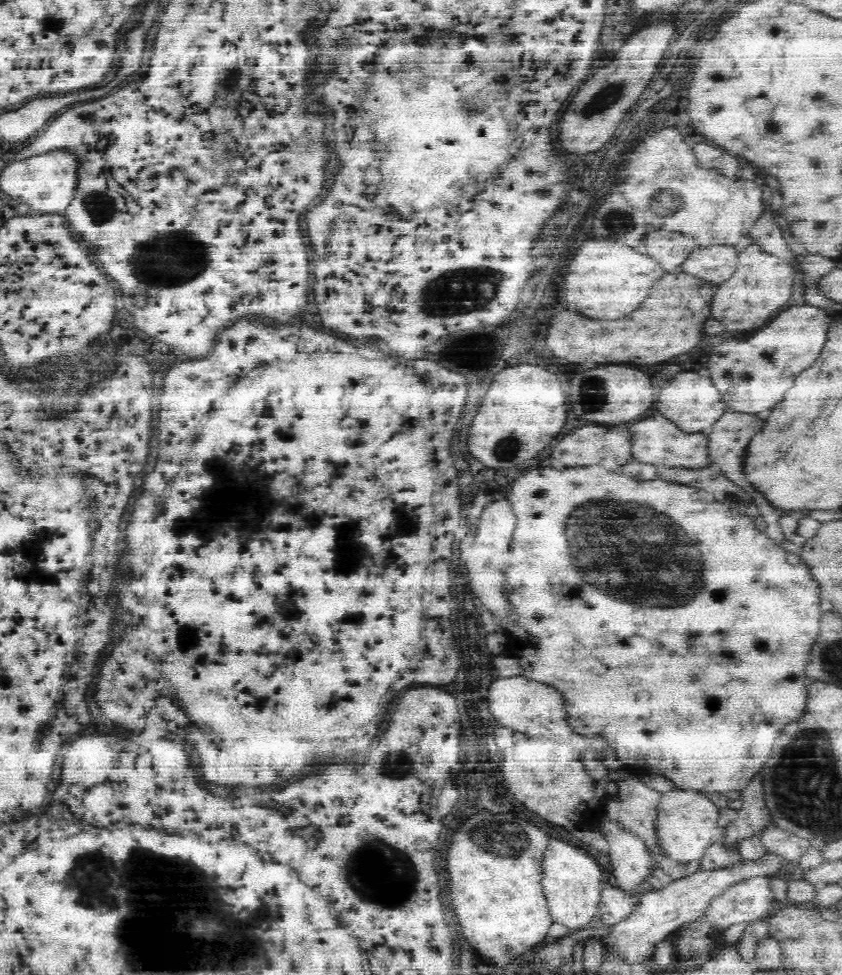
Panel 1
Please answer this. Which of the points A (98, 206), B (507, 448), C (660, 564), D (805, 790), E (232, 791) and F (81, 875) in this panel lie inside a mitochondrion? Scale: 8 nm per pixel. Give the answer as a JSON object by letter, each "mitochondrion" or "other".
{"A":"mitochondrion","B":"mitochondrion","C":"mitochondrion","D":"mitochondrion","E":"other","F":"mitochondrion"}

